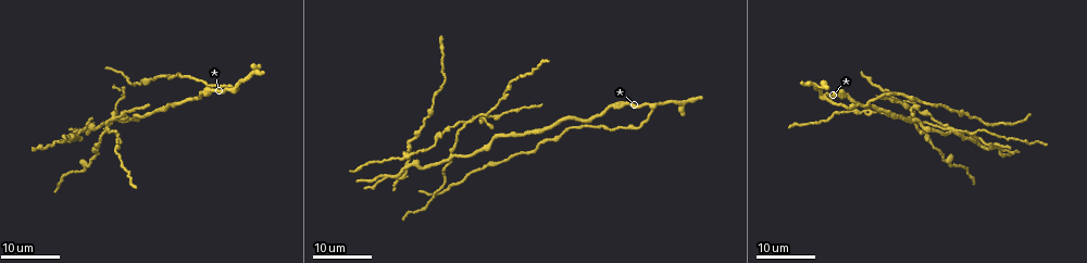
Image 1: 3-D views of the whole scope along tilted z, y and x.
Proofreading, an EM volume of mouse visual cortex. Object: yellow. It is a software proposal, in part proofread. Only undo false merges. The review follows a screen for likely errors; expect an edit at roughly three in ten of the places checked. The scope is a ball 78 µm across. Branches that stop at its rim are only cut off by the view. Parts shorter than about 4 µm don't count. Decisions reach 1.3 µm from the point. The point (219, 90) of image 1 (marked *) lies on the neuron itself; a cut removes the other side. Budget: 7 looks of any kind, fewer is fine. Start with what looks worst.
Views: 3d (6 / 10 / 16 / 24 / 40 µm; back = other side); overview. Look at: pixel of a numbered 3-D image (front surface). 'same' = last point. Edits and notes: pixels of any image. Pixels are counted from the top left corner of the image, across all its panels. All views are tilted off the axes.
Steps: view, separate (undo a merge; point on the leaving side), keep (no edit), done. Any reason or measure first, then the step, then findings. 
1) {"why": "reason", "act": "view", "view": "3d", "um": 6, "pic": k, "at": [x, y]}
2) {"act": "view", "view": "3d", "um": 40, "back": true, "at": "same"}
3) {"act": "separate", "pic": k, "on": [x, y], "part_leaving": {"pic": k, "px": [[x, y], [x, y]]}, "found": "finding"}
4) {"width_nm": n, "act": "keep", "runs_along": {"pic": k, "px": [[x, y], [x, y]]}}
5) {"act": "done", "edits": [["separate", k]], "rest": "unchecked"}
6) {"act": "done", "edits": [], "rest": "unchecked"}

{"why": "looks like a crossing", "act": "view", "view": "3d", "um": 16, "pic": 1, "at": [452, 156]}

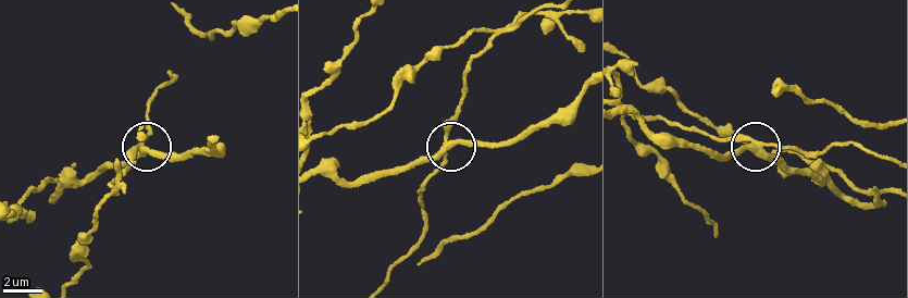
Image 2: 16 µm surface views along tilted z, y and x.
{"act": "view", "view": "3d", "um": 6, "pic": 2, "at": [756, 147]}

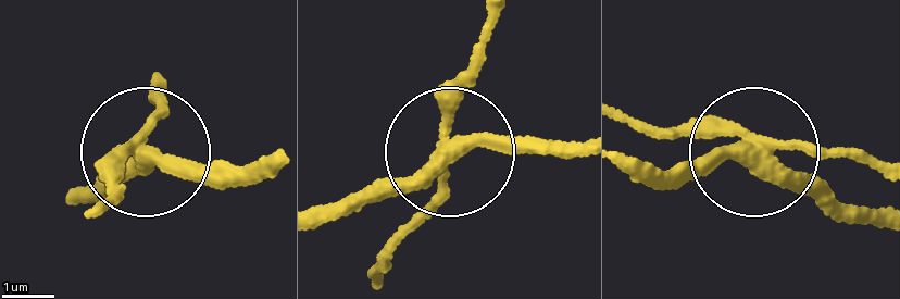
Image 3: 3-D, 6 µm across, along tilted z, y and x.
{"arms": 4, "act": "separate", "pic": 3, "on": [99, 179], "found": "a second neuron is stuck on"}

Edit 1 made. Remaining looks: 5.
{"why": "a fork", "act": "view", "view": "3d", "um": 24, "pic": 1, "at": [825, 96]}

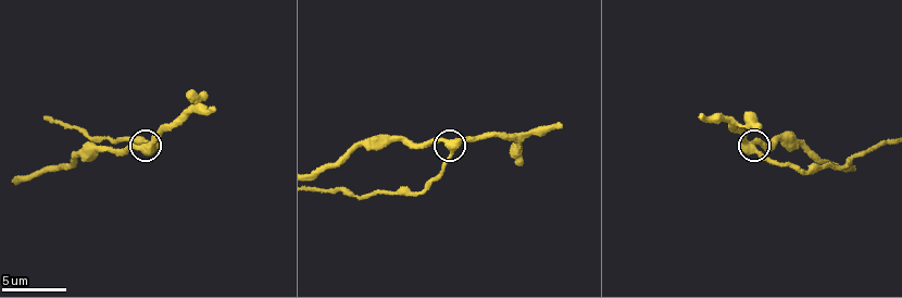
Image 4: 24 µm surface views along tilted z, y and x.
{"act": "view", "view": "3d", "um": 6, "pic": 4, "at": [452, 148]}

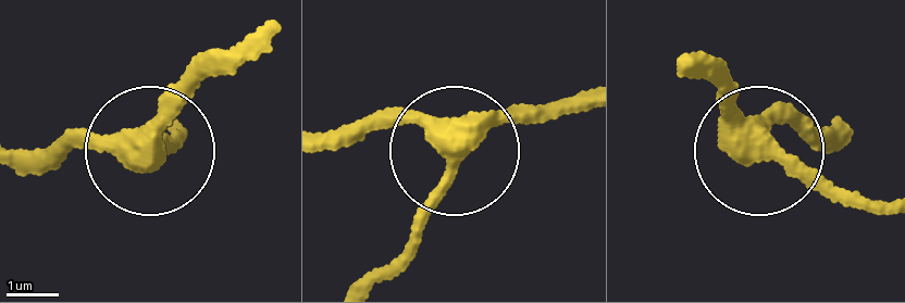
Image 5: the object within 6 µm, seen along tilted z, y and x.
{"side_arm_um": 9, "act": "keep", "runs_along": {"pic": 5, "px": [[322, 137], [416, 123], [468, 141], [503, 117], [587, 104]]}, "found": "one neuron here"}

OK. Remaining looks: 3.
{"act": "view", "view": "3d", "um": 6, "pic": 4, "at": [332, 190]}

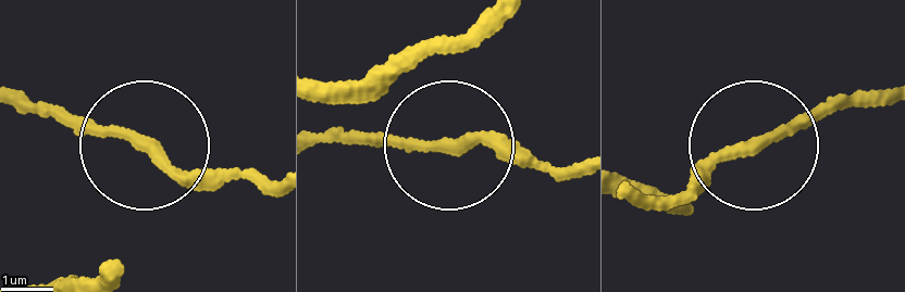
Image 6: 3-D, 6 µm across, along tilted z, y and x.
{"act": "keep", "runs_along": {"pic": 6, "px": [[637, 188], [680, 200], [827, 98]]}, "found": "all the same neuron"}

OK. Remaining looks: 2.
{"act": "done", "edits": [["separate", 3]], "rest": "unchecked"}

